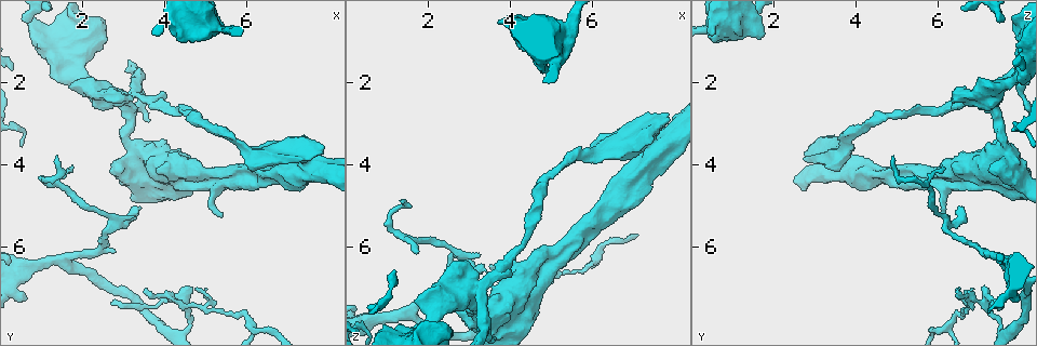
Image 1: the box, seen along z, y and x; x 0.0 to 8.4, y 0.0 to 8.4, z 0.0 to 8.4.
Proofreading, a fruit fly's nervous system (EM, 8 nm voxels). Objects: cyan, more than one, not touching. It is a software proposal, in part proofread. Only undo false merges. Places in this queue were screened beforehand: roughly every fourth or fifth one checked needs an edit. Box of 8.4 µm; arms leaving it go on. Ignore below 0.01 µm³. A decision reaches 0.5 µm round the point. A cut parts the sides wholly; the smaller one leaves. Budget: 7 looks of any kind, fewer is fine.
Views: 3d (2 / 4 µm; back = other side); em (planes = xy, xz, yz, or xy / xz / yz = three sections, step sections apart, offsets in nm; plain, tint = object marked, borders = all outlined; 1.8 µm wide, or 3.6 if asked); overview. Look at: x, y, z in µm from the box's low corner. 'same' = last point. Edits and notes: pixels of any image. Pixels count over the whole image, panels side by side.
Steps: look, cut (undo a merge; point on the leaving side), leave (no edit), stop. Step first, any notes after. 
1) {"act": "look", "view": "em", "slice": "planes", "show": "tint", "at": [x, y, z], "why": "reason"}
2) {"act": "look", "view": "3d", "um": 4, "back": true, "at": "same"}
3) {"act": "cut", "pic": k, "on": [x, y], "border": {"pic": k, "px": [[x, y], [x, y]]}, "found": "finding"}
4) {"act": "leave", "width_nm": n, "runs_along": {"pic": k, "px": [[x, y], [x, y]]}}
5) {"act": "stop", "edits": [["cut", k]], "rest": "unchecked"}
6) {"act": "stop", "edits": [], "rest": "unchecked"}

{"act": "look", "view": "em", "slice": "xz", "step": 8, "show": "tint", "at": [5.05, 3.05, 4.20], "why": "narrows sharply"}

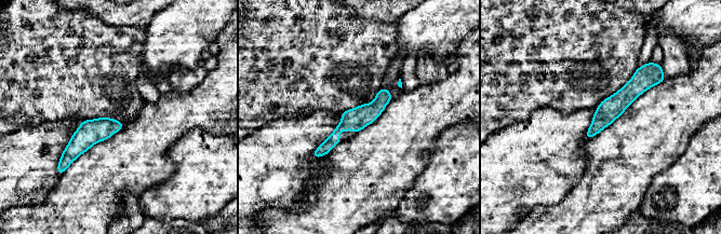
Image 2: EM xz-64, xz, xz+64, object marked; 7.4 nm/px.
{"act": "look", "view": "em", "slice": "planes", "show": "tint", "at": "same", "why": "another direction"}

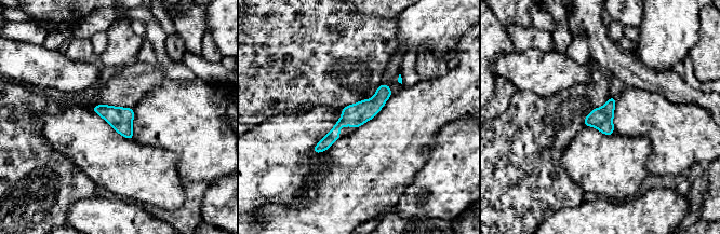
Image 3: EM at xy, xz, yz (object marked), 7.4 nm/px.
{"act": "leave", "runs_along": {"pic": 3, "px": [[387, 90], [316, 150]]}, "found": "all the same neuron"}

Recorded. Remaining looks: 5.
{"act": "look", "view": "em", "slice": "planes", "show": "tint", "at": [5.25, 4.35, 6.35], "why": "thick turns thin"}

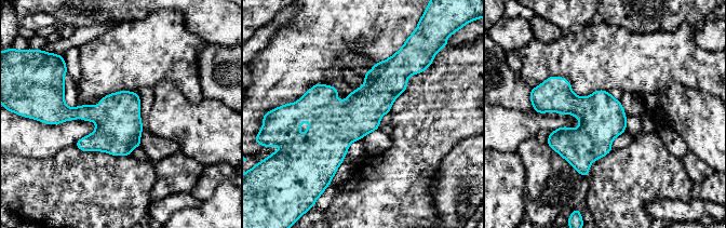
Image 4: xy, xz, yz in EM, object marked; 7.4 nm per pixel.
{"act": "leave", "width_nm": 320, "found": "all the same neuron"}

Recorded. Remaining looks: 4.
{"act": "look", "view": "em", "um": 3.6, "slice": "planes", "show": "tint", "at": [5.00, 0.60, 0.85], "why": "thick turns thin"}

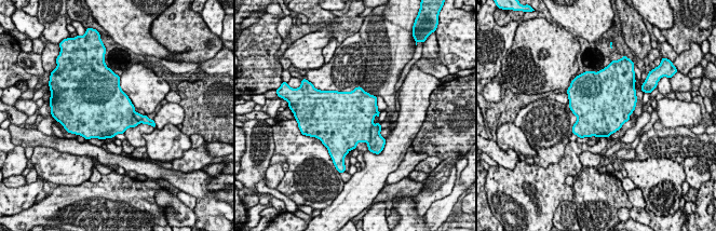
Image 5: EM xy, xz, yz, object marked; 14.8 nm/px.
{"act": "cut", "pic": 5, "on": [376, 145], "border": {"pic": 5, "px": [[373, 126], [370, 139], [367, 143]]}, "found": "a second neuron is stuck on"}

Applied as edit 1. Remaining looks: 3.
{"act": "stop", "edits": [["cut", 5]], "rest": "unchecked"}

